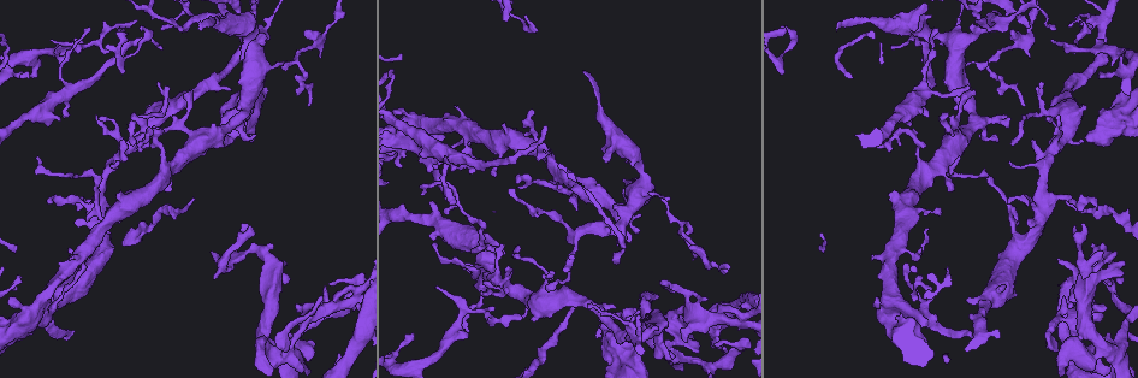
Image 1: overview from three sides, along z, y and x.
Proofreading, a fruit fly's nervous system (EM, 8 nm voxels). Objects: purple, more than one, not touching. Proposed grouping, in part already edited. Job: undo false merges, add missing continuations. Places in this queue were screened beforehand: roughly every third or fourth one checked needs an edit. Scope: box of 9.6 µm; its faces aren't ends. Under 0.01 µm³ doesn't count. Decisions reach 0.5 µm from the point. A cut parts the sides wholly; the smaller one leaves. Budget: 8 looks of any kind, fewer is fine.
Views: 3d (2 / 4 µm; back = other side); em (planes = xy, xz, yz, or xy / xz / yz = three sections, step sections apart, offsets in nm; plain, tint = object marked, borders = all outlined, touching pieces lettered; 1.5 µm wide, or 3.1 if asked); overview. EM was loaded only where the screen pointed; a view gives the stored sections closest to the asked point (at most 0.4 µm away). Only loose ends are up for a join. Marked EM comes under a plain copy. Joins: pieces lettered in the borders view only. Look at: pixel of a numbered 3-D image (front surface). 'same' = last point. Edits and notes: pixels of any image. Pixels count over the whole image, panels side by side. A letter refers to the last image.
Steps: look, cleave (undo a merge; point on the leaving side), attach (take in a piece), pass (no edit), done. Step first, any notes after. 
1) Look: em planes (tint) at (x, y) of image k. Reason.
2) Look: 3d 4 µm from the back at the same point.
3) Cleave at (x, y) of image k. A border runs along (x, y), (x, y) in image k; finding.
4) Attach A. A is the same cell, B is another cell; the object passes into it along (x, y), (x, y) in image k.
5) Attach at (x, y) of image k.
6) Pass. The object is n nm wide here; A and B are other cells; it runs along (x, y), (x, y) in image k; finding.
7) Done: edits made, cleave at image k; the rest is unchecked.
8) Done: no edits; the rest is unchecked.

Look: em planes (borders) at (503, 251) of image 1. Tapers out.

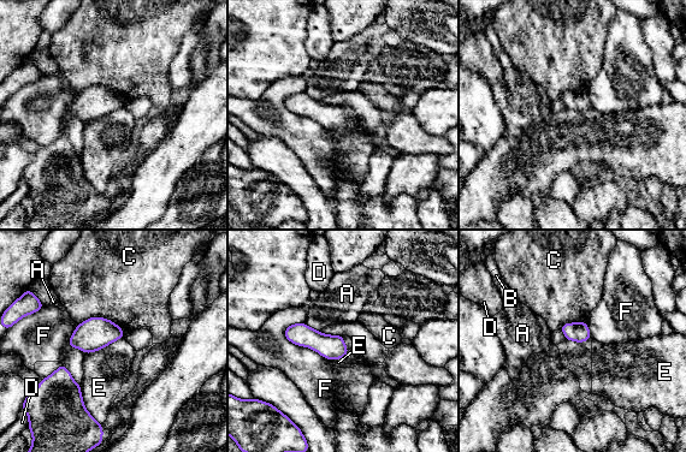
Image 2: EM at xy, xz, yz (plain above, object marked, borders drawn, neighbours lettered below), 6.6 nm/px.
Pass. A, B, C, D, E and F are other cells; none of them fits.

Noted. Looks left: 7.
Look: em xz step 8 (tint) at (954, 189) of image 1. An open end.

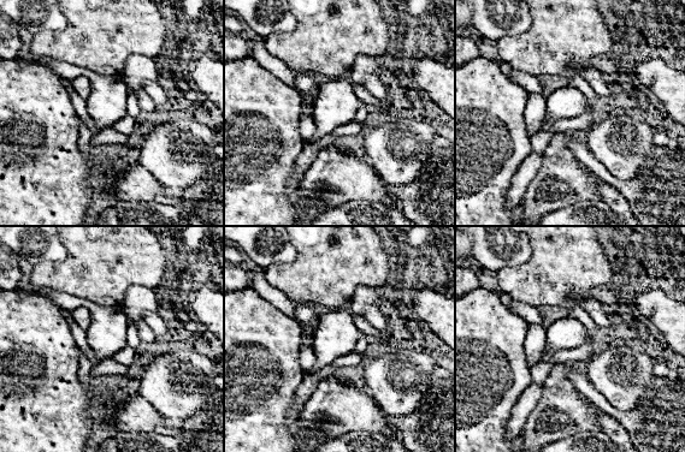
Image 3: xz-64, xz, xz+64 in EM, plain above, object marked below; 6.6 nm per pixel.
Look: em planes (borders) at the same point.

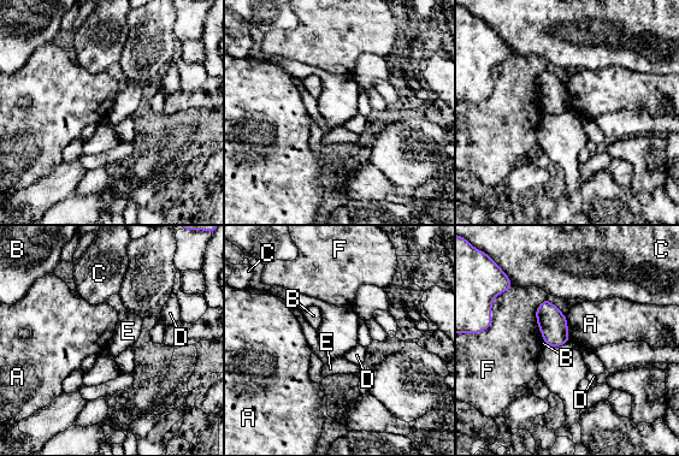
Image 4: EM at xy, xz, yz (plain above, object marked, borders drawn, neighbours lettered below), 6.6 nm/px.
Pass. A, B, C, D, E and F are other cells; a border runs along (565, 315), (570, 341) in image 4; none of them fits.

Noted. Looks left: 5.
Look: em planes (tint) at (781, 74) of image 1. Tapers out.

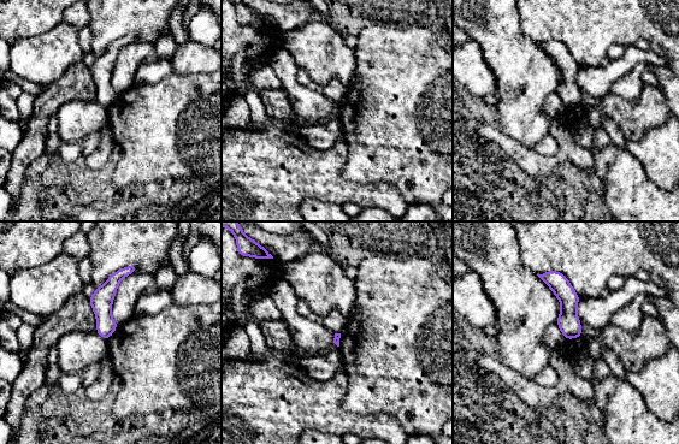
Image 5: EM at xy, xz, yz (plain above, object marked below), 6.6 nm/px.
Look: em planes (borders) at the same point. See the neighbours.

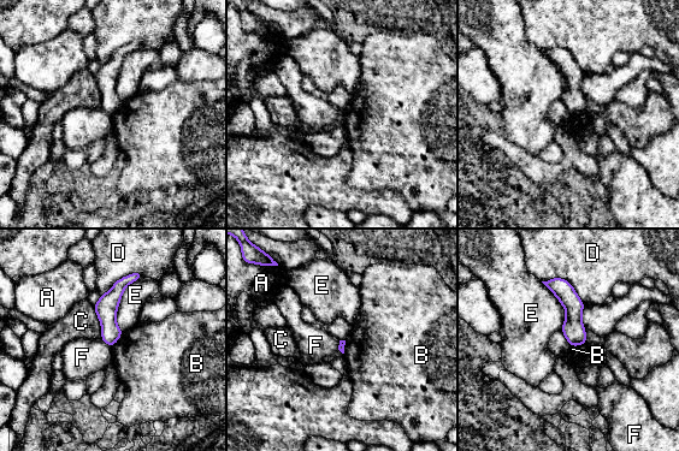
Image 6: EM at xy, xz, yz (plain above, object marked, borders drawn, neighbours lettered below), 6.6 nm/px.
Pass. A, B, C, D, E and F are other cells; it runs along (135, 277), (108, 302), (111, 342) in image 6; no lettered piece goes on from it.

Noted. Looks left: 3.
Done: no edits; the rest is unchecked.

